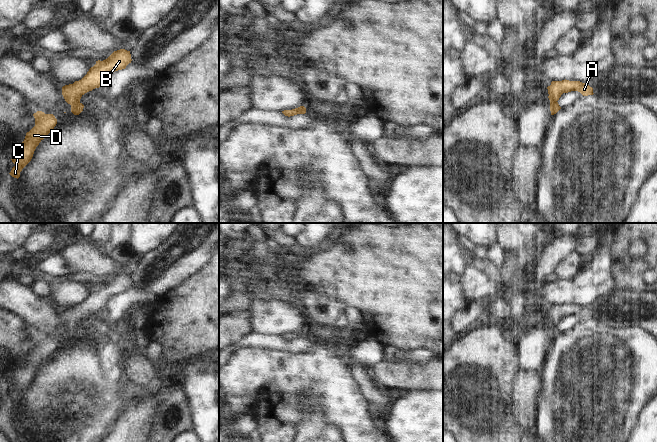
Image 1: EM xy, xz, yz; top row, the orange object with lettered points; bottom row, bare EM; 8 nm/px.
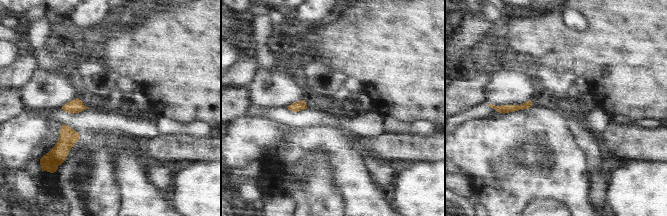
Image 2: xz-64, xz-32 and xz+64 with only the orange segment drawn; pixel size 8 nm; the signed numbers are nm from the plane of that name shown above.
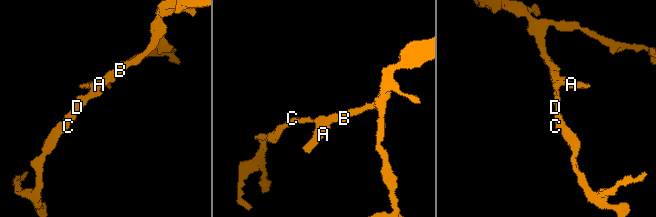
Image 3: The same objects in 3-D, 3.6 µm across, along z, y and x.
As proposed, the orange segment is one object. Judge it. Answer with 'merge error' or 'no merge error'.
no merge error

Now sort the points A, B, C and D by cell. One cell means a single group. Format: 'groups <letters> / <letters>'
groups A B C D

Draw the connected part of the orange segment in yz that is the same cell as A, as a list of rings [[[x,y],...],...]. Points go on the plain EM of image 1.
[[[552,305],[551,309],[547,311],[548,313],[548,322],[550,324],[550,335],[551,339],[556,338],[561,331],[558,328],[558,324],[563,317],[568,317],[571,315],[578,315],[583,320],[593,319],[593,312],[590,311],[587,307],[582,307],[580,305]]]

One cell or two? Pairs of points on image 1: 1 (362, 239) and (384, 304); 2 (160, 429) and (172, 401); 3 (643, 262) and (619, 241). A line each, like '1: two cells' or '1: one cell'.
1: one cell
2: one cell
3: one cell

